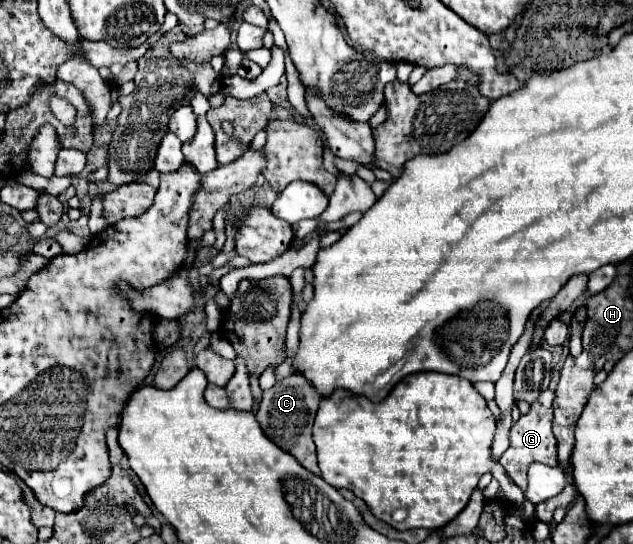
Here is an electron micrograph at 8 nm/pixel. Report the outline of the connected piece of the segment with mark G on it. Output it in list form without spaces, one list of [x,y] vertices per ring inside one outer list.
[[[545,389],[539,399],[535,403],[531,403],[531,409],[529,413],[521,415],[519,421],[511,427],[511,445],[509,449],[501,455],[499,463],[505,467],[507,475],[515,481],[515,485],[525,493],[527,491],[527,469],[533,461],[539,461],[539,463],[545,463],[545,465],[551,465],[555,467],[559,461],[557,461],[557,441],[555,441],[555,435],[552,431],[553,420],[553,391],[551,389]]]

